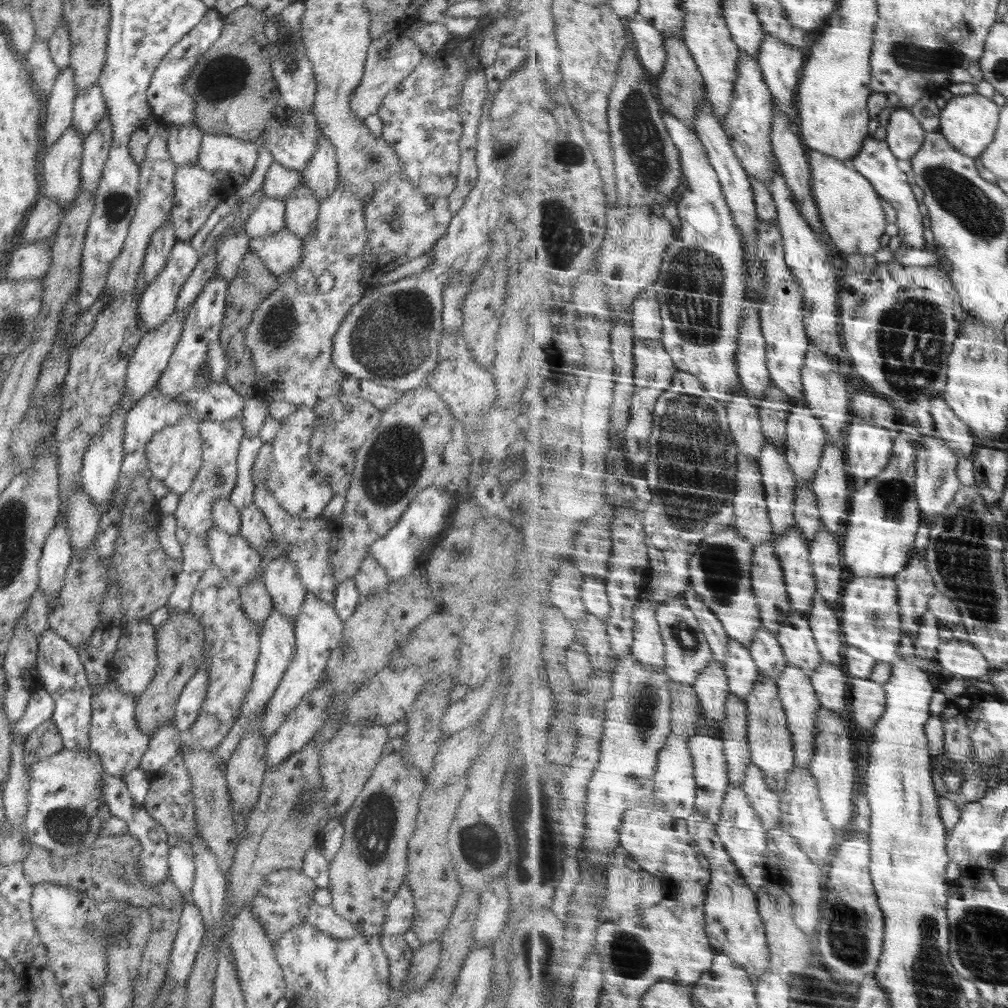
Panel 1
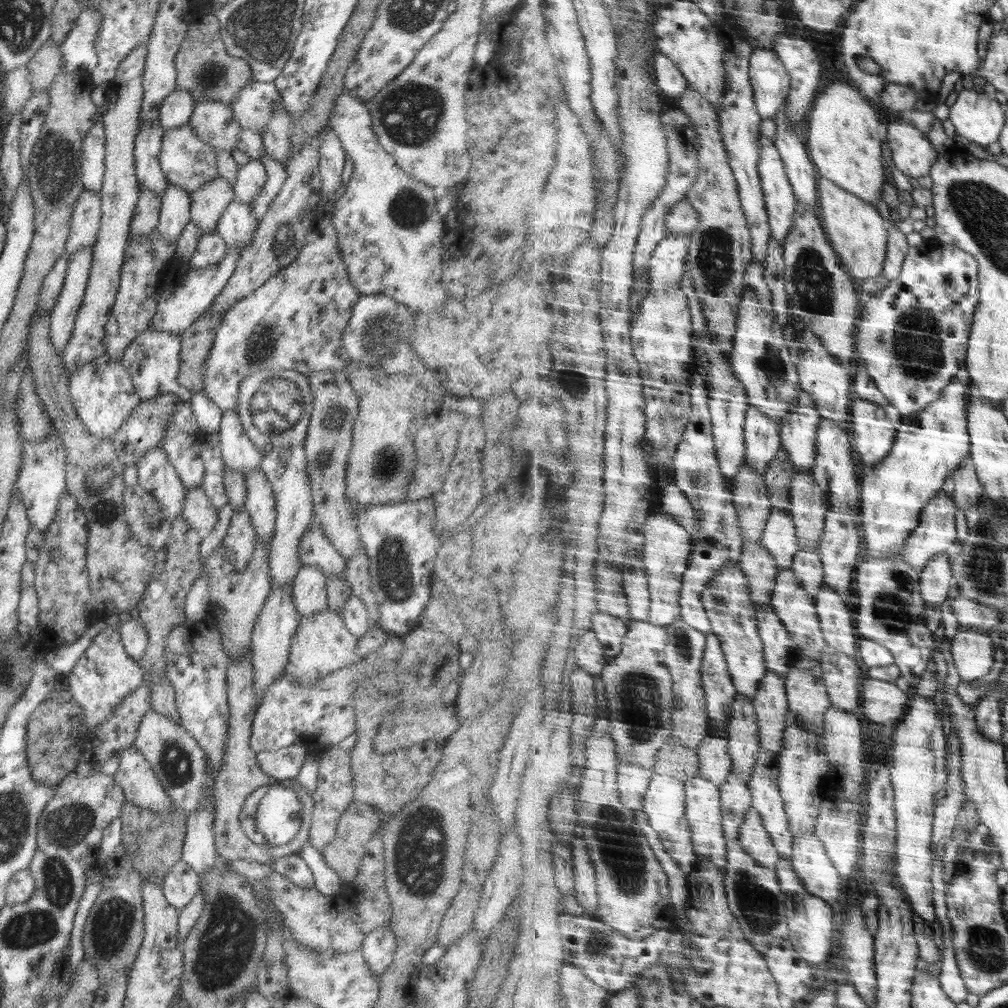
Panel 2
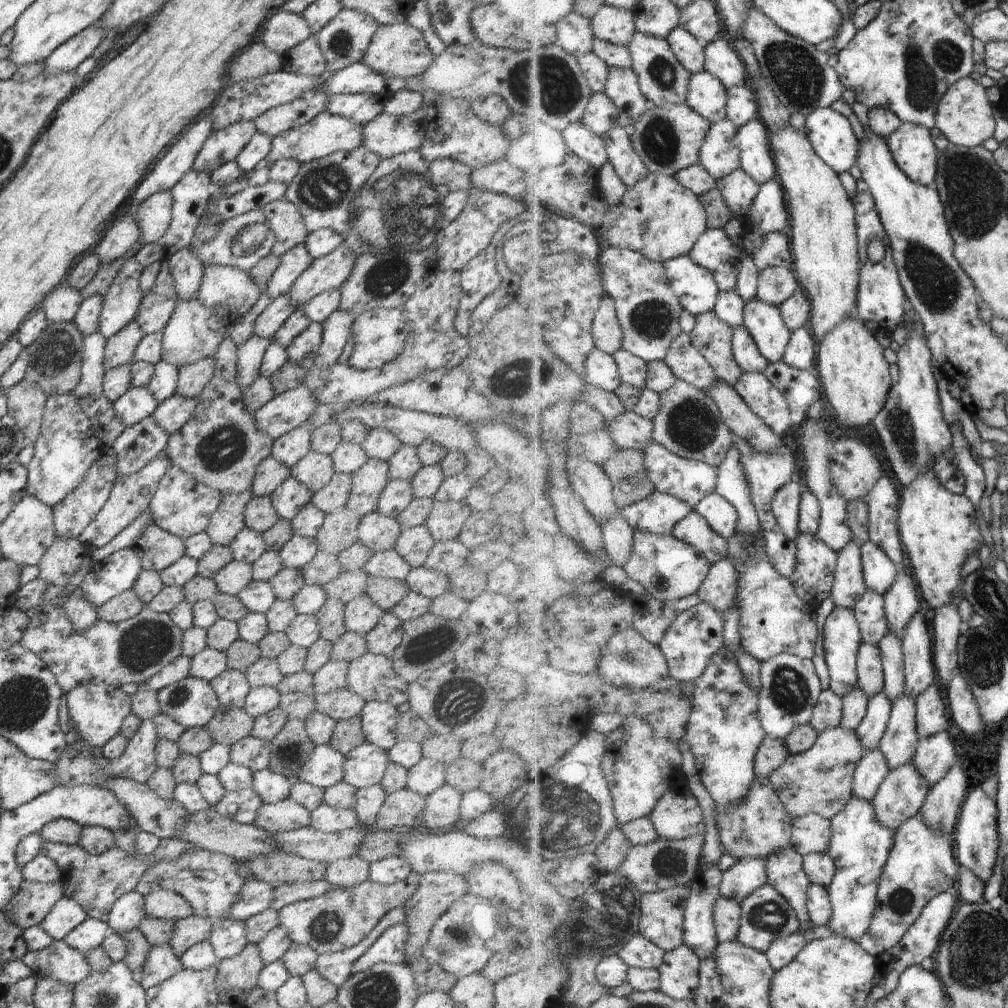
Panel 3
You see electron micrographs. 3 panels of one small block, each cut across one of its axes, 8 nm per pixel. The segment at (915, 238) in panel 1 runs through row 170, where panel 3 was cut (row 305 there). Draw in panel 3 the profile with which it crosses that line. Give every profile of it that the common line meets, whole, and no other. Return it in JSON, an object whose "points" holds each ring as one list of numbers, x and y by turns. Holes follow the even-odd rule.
{"points":[[864,178,858,180,857,194,854,196,856,202,857,221,860,226,860,254,865,258,864,282,860,286,859,305,857,306,858,316,863,320,878,322,881,328,894,331,898,326,905,325,904,302,906,302,907,292,901,281,895,256,891,253,893,248,891,236,886,230,880,211,877,207,875,196,870,184],[874,239,881,239,888,248,888,255,882,263,870,263,867,258,869,248]]}

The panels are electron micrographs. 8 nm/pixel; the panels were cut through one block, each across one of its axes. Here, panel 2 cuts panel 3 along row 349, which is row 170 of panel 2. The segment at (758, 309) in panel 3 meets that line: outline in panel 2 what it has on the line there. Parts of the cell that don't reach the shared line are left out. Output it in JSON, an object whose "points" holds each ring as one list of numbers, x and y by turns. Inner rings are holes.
{"points":[[764,119,760,147,763,147,763,160,760,161,760,174,764,184,764,194,767,195,768,213,771,218,773,236,783,245,788,240,788,235,795,228,796,210,799,208,799,199,796,196,795,186,788,176,788,169,784,157,780,153,777,138,779,135,779,123,774,119]]}

